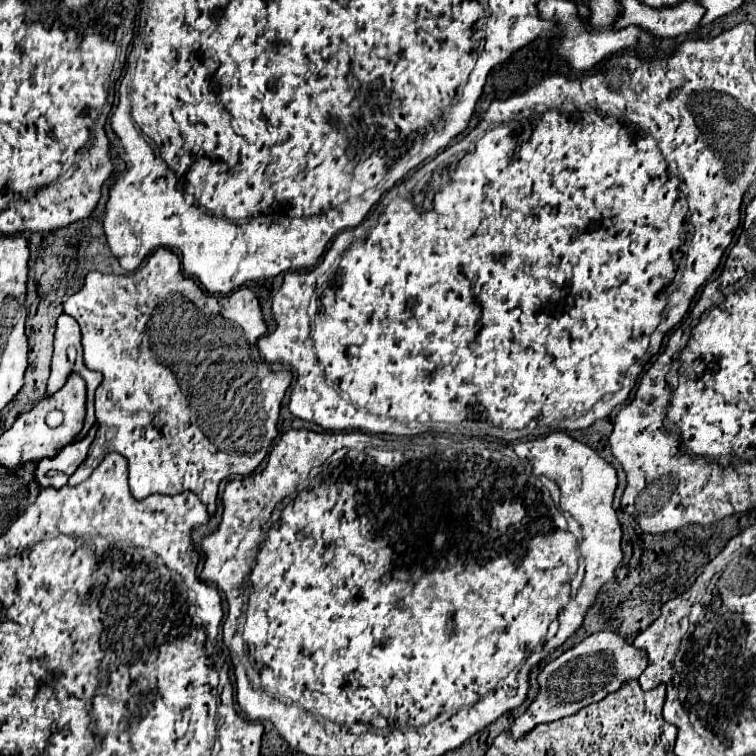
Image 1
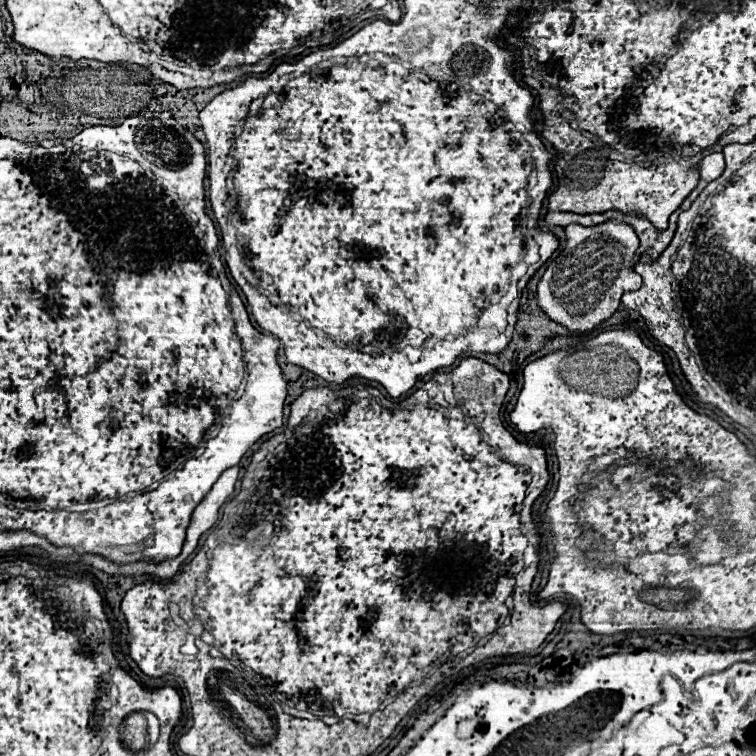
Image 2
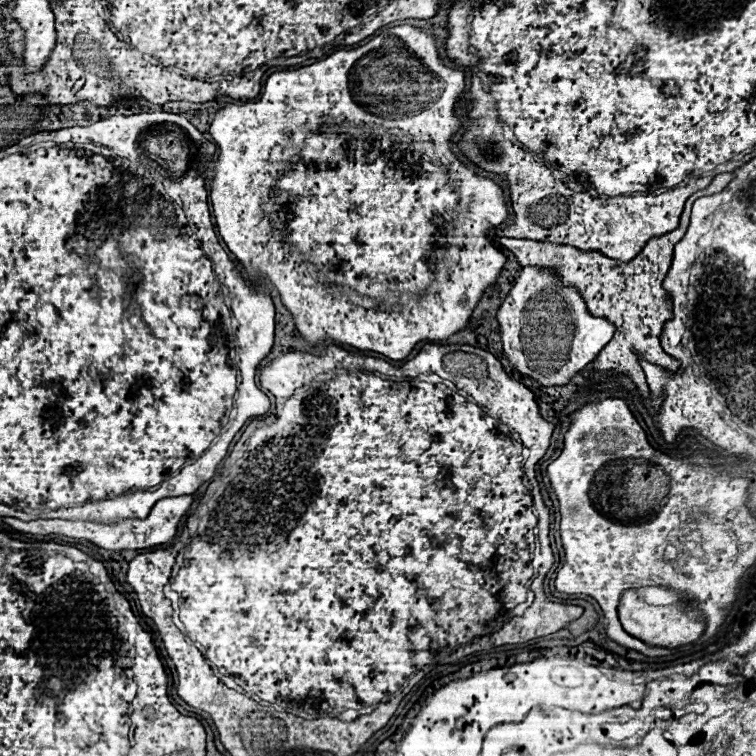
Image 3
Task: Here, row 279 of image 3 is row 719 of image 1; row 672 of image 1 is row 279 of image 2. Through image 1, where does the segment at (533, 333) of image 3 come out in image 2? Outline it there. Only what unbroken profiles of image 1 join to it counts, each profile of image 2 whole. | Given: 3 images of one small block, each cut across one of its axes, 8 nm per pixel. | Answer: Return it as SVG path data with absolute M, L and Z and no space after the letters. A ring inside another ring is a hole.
M604 222L594 228L570 224L564 228L564 234L566 244L562 252L538 280L538 306L552 322L564 326L568 332L586 334L600 322L612 318L620 308L624 292L642 286L642 278L628 268L638 248L638 236L632 226L618 222Z

